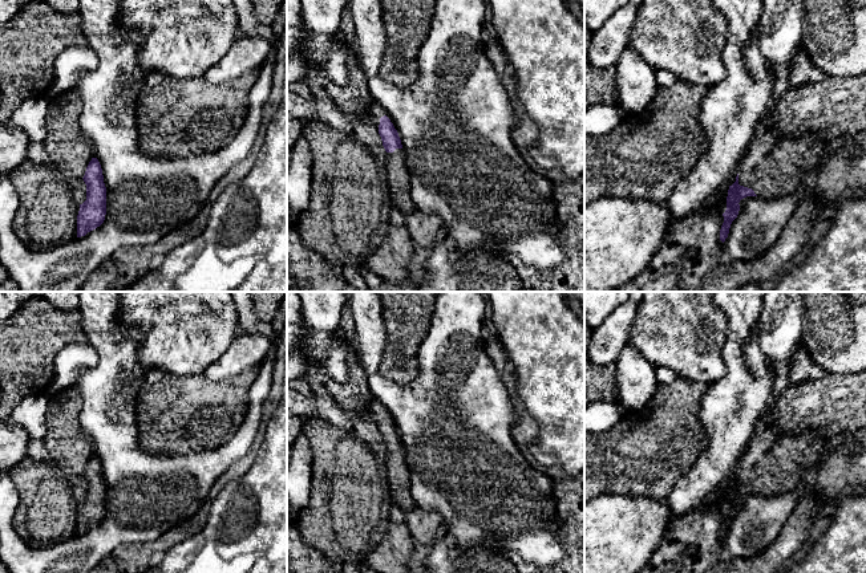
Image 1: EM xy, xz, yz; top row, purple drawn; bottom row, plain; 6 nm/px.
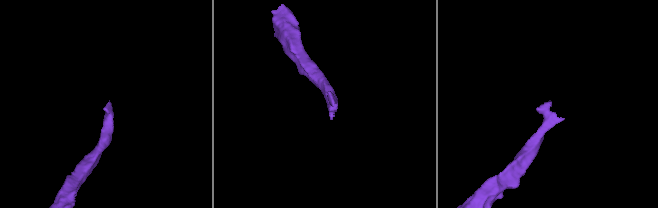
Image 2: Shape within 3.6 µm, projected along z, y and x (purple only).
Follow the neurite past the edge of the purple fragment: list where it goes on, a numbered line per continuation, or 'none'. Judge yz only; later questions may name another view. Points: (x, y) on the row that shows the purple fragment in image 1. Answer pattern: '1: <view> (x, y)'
1: yz (781, 171)

